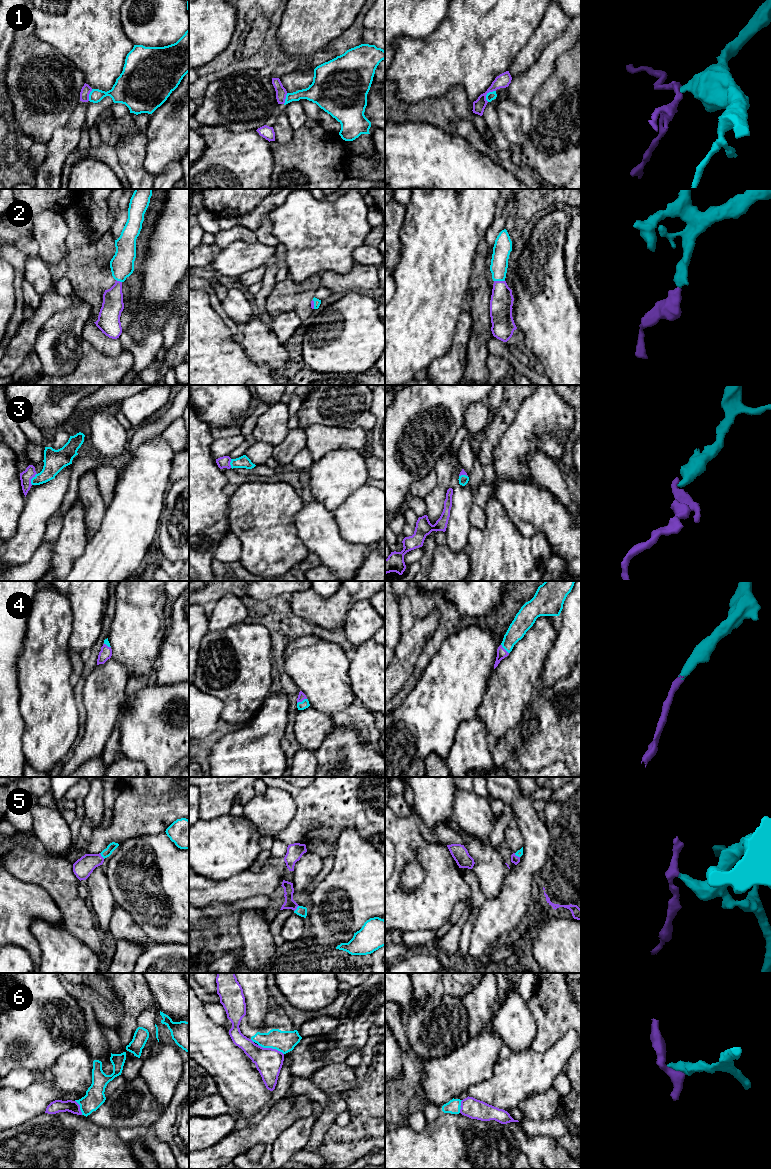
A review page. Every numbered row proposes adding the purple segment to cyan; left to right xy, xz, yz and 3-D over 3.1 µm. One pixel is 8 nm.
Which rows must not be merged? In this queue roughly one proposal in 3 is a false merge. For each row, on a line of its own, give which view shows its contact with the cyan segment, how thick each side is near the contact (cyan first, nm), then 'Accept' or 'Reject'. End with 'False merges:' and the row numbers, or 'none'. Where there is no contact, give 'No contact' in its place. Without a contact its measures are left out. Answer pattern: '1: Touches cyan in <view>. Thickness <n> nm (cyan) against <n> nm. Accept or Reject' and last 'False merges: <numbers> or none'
1: Touches cyan in yz. Thickness 70 nm (cyan) against 110 nm. Reject
2: Touches cyan in yz. Thickness 140 nm (cyan) against 180 nm. Accept
3: Touches cyan in xy. Thickness 180 nm (cyan) against 90 nm. Accept
4: Touches cyan in xz. Thickness 70 nm (cyan) against 60 nm. Accept
5: Touches cyan in xy. Thickness 70 nm (cyan) against 160 nm. Accept
6: Touches cyan in xz. Thickness 180 nm (cyan) against 220 nm. Reject
False merges: 1, 6

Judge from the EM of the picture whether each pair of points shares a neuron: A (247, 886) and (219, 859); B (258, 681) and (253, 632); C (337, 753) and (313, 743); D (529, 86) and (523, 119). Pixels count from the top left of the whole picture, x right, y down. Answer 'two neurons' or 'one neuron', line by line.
A: two neurons
B: one neuron
C: two neurons
D: two neurons

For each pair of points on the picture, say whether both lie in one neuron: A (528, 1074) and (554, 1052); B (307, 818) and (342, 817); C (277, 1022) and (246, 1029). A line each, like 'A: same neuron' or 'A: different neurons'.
A: same neuron
B: same neuron
C: same neuron

